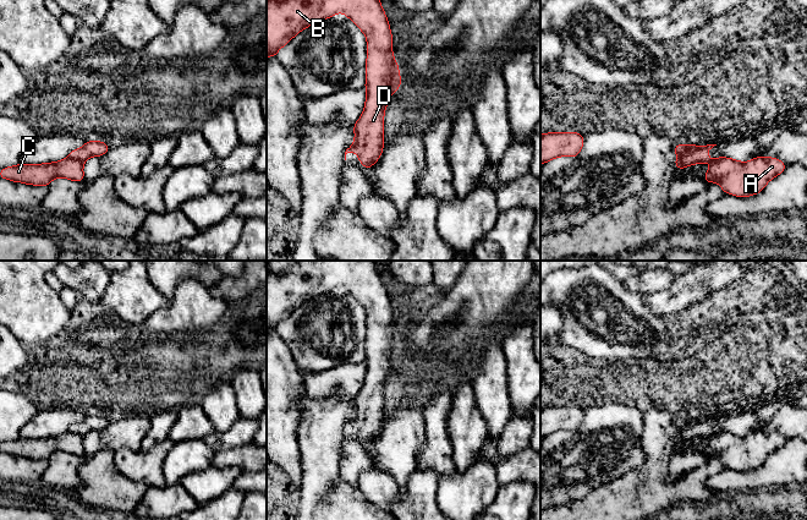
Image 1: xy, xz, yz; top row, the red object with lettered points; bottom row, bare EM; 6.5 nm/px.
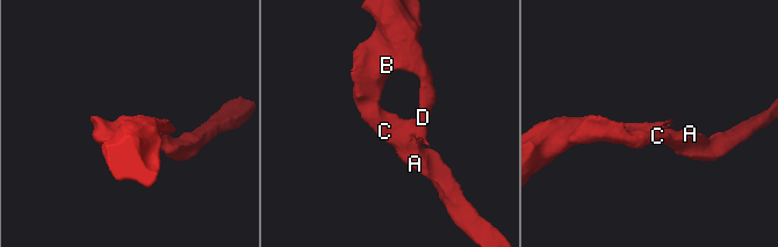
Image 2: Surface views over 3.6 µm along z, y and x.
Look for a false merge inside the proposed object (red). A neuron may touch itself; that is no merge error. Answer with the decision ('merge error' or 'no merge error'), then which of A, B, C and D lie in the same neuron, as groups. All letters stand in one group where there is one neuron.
no merge error; A B C D

